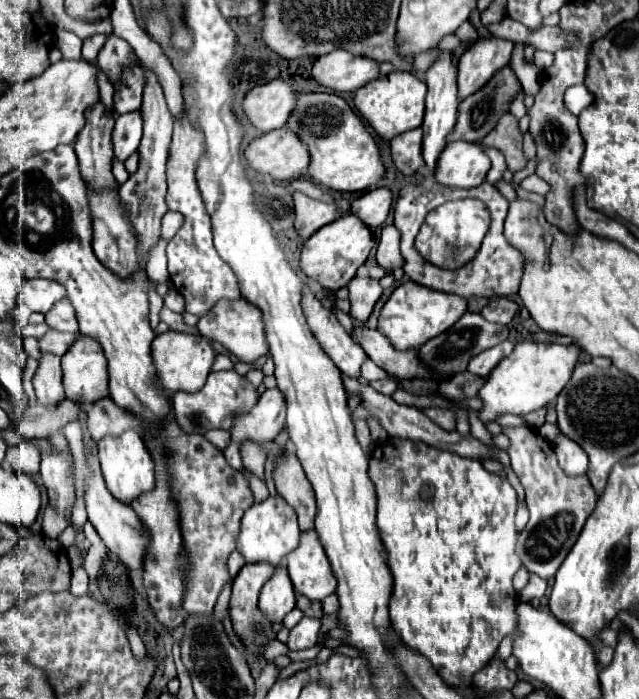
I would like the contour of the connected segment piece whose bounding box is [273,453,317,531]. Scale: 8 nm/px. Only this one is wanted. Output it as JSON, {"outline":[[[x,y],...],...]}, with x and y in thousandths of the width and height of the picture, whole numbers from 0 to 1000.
{"outline":[[[452,648],[437,665],[430,665],[427,685],[433,705],[465,731],[471,760],[490,757],[490,745],[496,737],[493,705],[484,685],[477,682],[468,657],[459,648]]]}

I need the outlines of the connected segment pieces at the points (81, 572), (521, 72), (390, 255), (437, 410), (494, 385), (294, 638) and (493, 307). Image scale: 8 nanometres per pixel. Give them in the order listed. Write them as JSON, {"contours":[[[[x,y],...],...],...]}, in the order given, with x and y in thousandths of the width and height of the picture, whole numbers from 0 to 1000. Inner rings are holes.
{"contours":[[[[124,811],[124,814],[117,814],[114,817],[114,823],[111,823],[111,843],[108,843],[114,851],[136,851],[136,820],[133,820],[133,814],[130,811]]],[[[809,62],[806,64],[806,76],[800,82],[800,99],[809,104],[818,130],[825,136],[840,136],[844,124],[847,124],[847,102],[837,93],[828,93],[818,87],[818,64]]],[[[609,322],[609,325],[599,325],[596,330],[596,339],[593,339],[593,353],[590,353],[590,376],[612,388],[618,382],[631,382],[631,368],[624,362],[624,330]]],[[[671,582],[671,585],[665,585],[662,588],[674,602],[681,602],[687,611],[693,611],[693,614],[700,614],[700,617],[706,617],[706,614],[712,614],[712,608],[715,608],[715,599],[712,599],[712,588],[706,588],[706,585],[690,585],[690,582]]],[[[818,488],[809,491],[803,505],[790,511],[765,536],[759,554],[750,559],[750,568],[756,571],[756,585],[750,588],[750,597],[756,605],[775,602],[784,591],[828,591],[834,585],[853,582],[859,574],[865,574],[878,557],[890,548],[897,528],[906,514],[906,496],[903,494],[872,494],[872,491],[831,491]]],[[[474,883],[452,908],[452,928],[455,931],[468,931],[468,928],[484,928],[496,920],[499,914],[499,903],[502,903],[502,886],[490,886],[490,883]]],[[[781,425],[781,428],[768,428],[759,442],[756,451],[759,456],[772,456],[775,462],[800,462],[800,456],[806,454],[812,436],[793,425]]]]}

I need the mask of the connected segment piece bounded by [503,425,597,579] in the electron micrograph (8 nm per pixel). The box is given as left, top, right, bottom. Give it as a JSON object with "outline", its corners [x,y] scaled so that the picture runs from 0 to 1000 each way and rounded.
{"outline":[[[787,611],[790,625],[797,628],[797,654],[800,668],[806,680],[812,682],[815,694],[825,705],[825,725],[831,734],[831,742],[822,754],[822,760],[812,763],[809,774],[809,794],[818,803],[818,811],[828,820],[840,820],[850,828],[862,828],[894,783],[900,780],[919,740],[928,734],[934,720],[934,705],[922,688],[919,680],[884,680],[875,668],[865,637],[850,628],[837,614],[831,611]]]}

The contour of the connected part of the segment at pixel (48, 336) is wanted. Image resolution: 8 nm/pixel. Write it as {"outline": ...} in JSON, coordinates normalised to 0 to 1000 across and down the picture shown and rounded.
{"outline":[[[74,474],[64,485],[61,485],[61,499],[64,502],[80,502],[86,508],[99,508],[114,488],[124,485],[124,476],[95,476],[95,474]]]}

